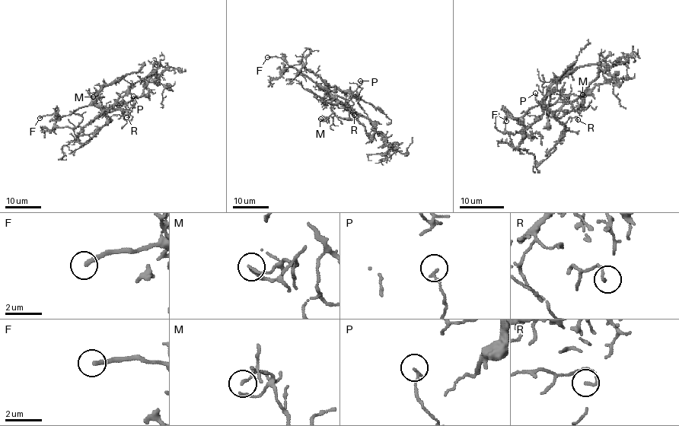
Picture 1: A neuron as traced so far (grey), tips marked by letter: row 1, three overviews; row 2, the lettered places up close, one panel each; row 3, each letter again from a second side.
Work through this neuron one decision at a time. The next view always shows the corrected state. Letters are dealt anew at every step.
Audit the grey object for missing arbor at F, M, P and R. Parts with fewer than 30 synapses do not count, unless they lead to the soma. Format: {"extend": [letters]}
{"extend": ["F"]}

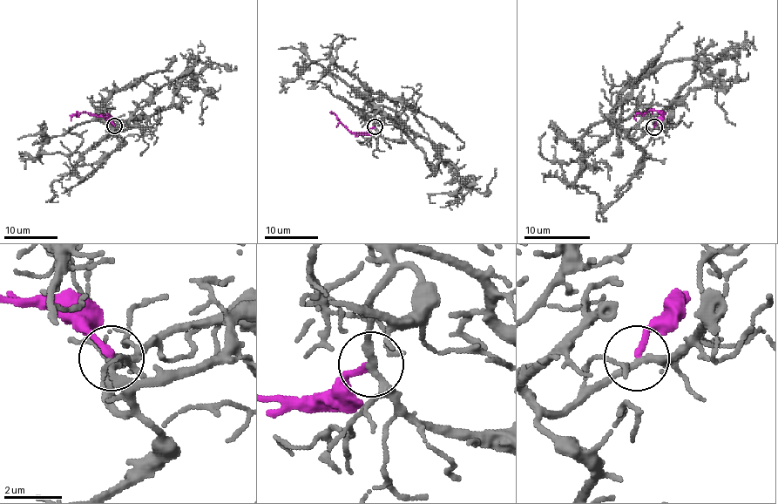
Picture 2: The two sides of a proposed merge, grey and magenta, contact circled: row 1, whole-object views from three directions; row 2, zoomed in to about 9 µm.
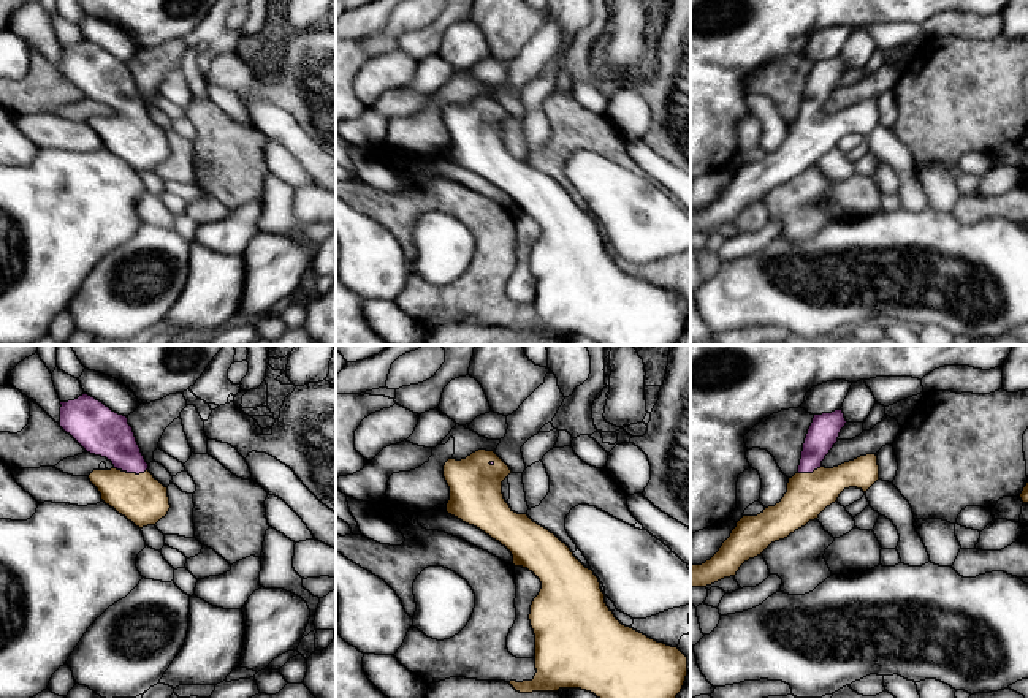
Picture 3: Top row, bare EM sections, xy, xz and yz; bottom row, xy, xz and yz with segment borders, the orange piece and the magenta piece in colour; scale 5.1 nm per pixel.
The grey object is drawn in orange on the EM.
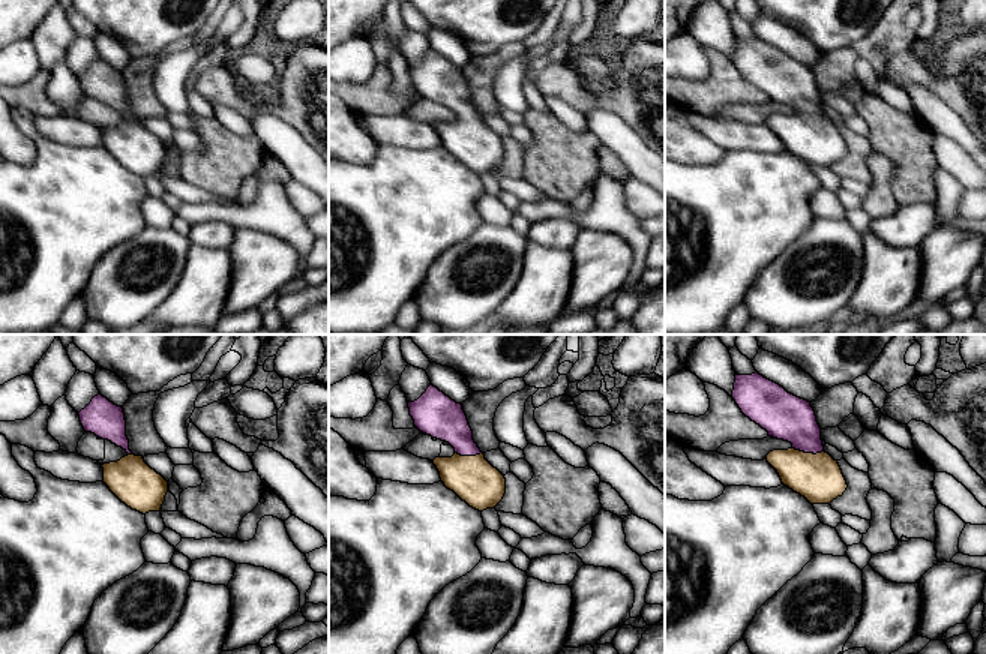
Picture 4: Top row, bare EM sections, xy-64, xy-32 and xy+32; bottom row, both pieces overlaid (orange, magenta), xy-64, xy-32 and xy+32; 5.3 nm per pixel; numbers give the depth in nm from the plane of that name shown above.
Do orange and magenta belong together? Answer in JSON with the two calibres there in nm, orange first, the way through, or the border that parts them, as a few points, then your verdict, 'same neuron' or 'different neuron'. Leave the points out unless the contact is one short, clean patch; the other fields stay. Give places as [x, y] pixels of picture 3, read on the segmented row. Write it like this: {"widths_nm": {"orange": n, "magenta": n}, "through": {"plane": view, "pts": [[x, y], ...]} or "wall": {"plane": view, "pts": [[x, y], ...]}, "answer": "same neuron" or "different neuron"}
{"widths_nm": {"orange": 240, "magenta": 240}, "through": {"plane": "xy", "pts": [[141, 499], [132, 489], [132, 474], [124, 451], [105, 432]]}, "answer": "same neuron"}

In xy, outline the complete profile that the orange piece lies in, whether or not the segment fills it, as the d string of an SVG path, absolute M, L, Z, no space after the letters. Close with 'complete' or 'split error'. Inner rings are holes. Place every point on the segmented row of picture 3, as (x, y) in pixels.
M86 393L60 405L60 427L87 453L114 465L89 475L101 500L139 529L165 518L171 508L168 487L149 472L128 418Z; split error

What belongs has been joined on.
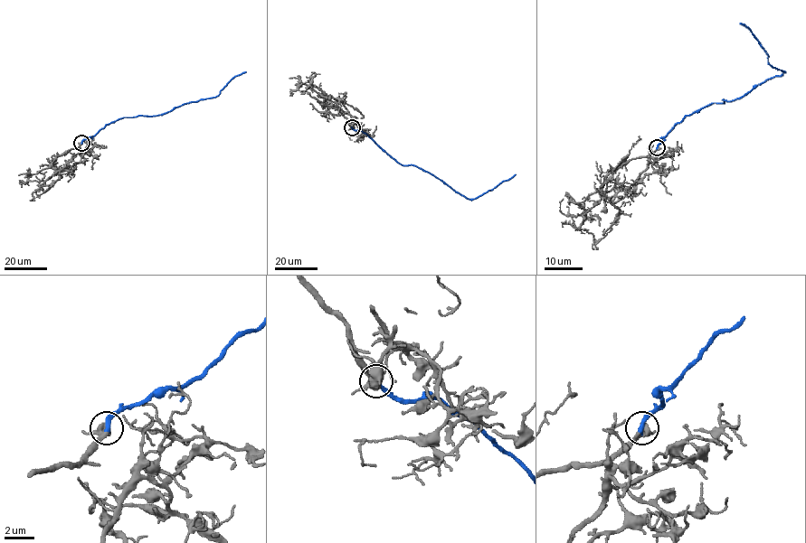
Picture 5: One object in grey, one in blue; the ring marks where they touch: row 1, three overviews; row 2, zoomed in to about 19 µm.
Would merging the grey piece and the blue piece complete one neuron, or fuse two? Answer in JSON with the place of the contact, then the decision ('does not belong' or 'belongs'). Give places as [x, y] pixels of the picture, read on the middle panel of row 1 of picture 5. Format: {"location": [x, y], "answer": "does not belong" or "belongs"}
{"location": [352, 127], "answer": "belongs"}

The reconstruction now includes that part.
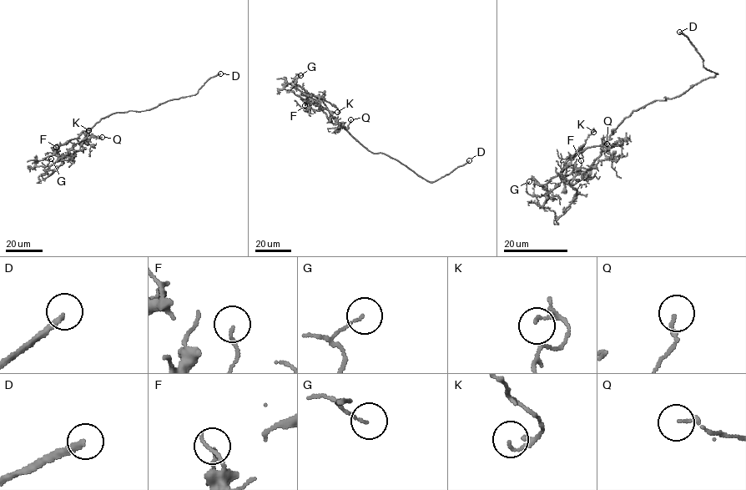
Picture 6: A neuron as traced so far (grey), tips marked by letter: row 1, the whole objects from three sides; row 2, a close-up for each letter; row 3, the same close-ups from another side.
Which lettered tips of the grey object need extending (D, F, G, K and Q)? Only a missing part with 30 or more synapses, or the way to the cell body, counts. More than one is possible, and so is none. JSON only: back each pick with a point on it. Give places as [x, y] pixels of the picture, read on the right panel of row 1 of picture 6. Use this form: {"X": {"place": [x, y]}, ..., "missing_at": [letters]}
{"D": {"place": [679, 32]}, "missing_at": ["D"]}

